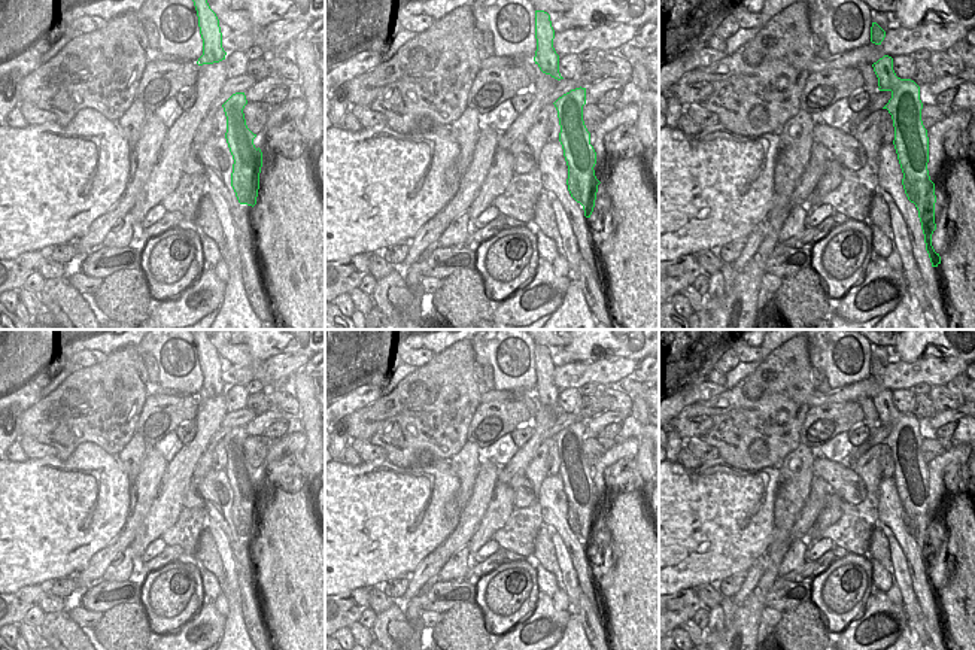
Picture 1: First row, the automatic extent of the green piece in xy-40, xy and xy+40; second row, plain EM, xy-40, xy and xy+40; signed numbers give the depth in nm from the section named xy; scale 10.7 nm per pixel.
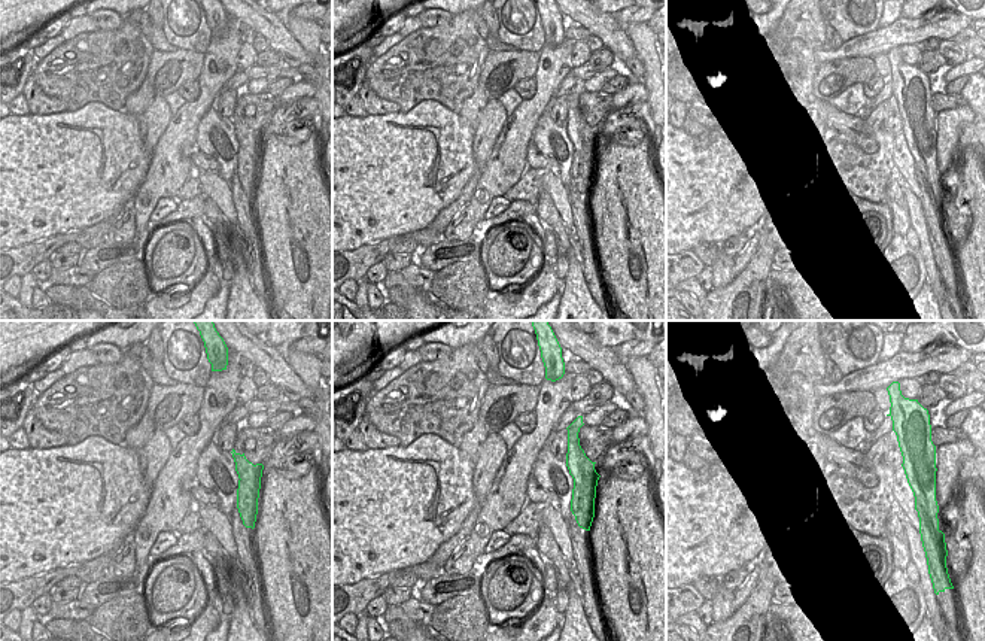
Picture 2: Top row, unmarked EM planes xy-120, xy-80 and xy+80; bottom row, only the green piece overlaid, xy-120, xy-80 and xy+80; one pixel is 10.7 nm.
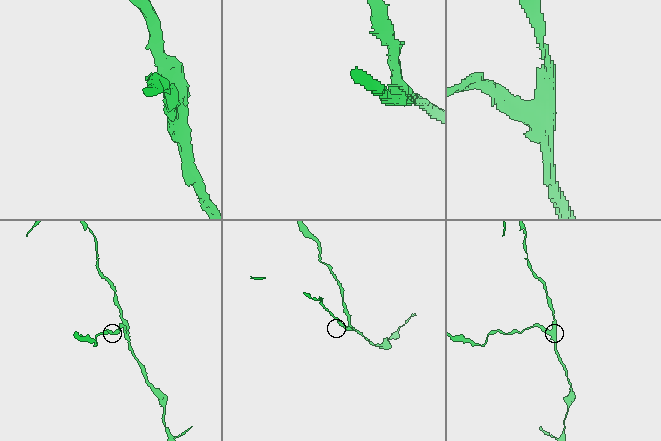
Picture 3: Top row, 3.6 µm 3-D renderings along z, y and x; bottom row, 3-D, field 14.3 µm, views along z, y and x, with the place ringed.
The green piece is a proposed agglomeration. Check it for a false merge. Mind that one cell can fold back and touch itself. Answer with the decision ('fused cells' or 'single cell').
fused cells

